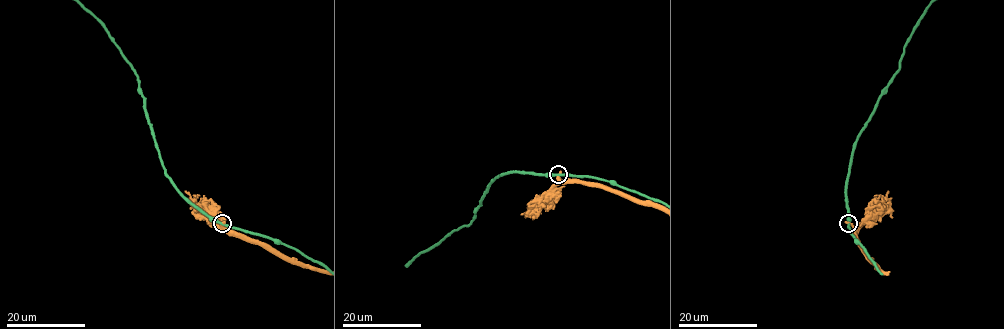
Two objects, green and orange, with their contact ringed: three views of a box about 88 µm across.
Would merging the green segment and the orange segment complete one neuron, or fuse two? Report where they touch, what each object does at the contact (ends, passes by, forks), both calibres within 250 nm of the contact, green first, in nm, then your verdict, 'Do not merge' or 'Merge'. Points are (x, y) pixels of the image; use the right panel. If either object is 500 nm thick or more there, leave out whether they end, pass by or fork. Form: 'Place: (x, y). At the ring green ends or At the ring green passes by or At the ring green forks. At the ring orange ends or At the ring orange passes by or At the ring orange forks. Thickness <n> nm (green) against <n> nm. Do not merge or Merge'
Place: (848, 223). At the ring green passes by. At the ring orange ends. Thickness 320 nm (green) against 400 nm. Do not merge

